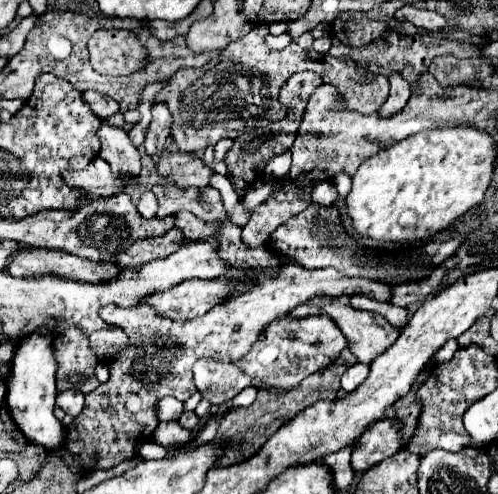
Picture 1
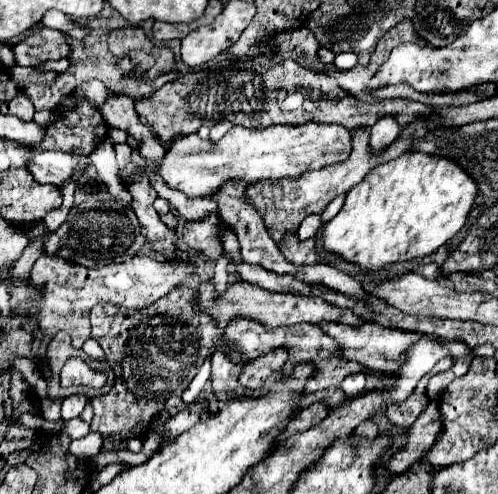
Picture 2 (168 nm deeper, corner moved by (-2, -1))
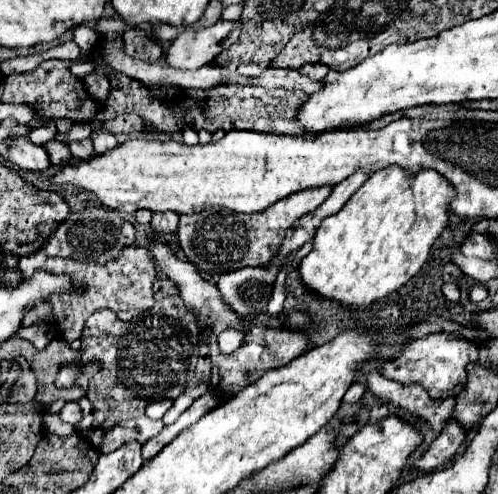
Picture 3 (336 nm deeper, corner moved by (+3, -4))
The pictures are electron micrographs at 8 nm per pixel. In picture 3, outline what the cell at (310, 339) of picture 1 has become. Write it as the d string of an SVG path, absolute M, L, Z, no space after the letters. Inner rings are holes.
M433 333L421 339L409 339L403 345L403 353L397 359L381 361L379 371L387 379L395 379L399 383L421 383L431 399L447 399L455 397L465 385L465 367L467 363L477 361L477 345L469 339L447 335L447 333Z

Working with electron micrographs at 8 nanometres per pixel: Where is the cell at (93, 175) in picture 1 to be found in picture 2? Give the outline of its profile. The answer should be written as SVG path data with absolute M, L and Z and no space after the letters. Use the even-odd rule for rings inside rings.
M38 152L26 162L26 166L36 182L54 186L62 186L62 182L68 180L74 170L72 154L64 152Z

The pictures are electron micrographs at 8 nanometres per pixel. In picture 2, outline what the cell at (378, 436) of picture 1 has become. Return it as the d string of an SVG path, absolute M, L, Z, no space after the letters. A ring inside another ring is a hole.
M430 402L428 408L414 422L414 426L408 430L406 446L390 458L388 470L394 474L404 474L408 468L418 464L424 452L428 452L428 448L436 444L436 436L440 436L440 432L442 432L440 406L436 402Z

